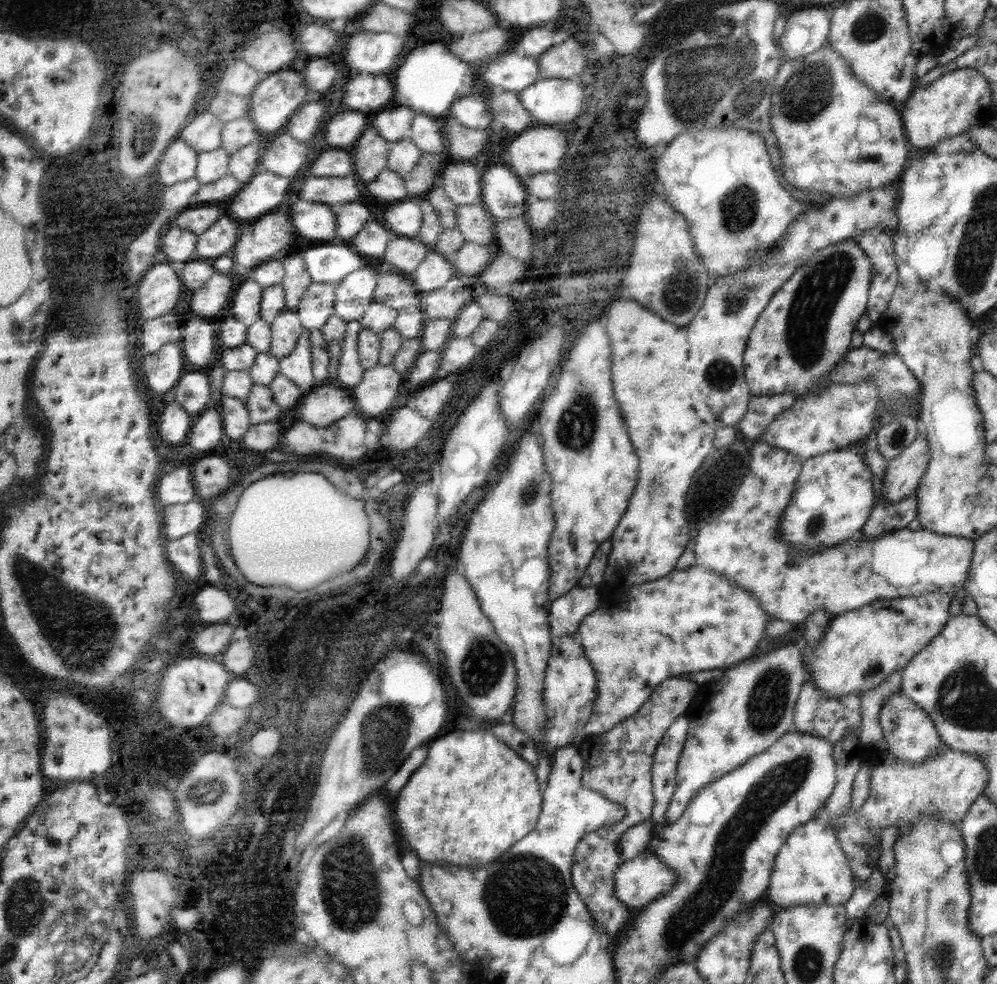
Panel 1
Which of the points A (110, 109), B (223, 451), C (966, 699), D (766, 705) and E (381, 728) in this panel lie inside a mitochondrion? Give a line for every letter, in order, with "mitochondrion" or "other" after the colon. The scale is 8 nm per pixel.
A: other
B: other
C: mitochondrion
D: mitochondrion
E: mitochondrion

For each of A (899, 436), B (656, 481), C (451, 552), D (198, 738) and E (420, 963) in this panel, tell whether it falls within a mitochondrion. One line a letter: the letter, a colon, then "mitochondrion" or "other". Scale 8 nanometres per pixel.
A: mitochondrion
B: mitochondrion
C: other
D: other
E: other

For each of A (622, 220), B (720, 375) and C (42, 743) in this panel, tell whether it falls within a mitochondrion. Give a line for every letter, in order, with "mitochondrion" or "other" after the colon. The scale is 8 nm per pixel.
A: mitochondrion
B: mitochondrion
C: other

